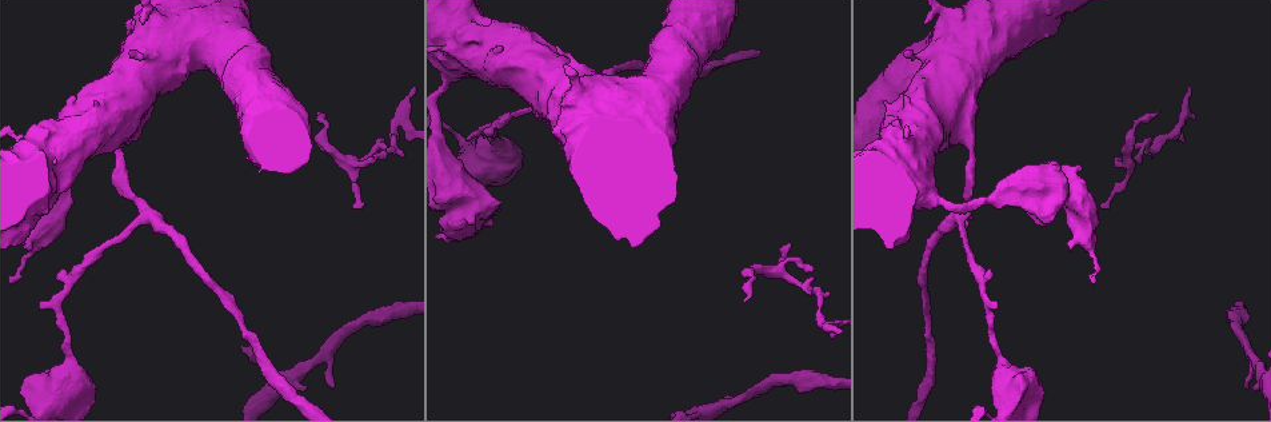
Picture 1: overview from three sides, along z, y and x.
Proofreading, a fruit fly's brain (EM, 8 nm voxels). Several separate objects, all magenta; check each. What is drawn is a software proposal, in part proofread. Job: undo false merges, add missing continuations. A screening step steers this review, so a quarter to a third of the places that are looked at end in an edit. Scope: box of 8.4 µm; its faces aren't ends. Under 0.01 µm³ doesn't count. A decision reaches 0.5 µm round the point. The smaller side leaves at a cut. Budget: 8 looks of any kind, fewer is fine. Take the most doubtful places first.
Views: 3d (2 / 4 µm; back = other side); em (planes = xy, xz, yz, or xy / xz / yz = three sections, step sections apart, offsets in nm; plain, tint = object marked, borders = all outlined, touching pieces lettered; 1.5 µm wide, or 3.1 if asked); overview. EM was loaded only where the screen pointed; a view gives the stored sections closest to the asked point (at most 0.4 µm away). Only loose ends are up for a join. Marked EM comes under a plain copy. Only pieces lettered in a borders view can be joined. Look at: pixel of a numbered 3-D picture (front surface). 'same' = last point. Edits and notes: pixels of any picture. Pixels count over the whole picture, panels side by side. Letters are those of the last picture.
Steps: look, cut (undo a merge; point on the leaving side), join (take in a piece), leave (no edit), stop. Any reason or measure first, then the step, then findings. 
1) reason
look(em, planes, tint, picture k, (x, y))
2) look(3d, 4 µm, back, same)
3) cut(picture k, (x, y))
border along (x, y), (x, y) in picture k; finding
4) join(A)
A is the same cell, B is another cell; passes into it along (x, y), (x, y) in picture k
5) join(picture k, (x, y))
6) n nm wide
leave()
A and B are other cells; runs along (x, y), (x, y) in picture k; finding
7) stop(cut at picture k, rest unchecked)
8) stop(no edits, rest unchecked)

an open end
look(3d, 4 µm, picture 1, (318, 113))

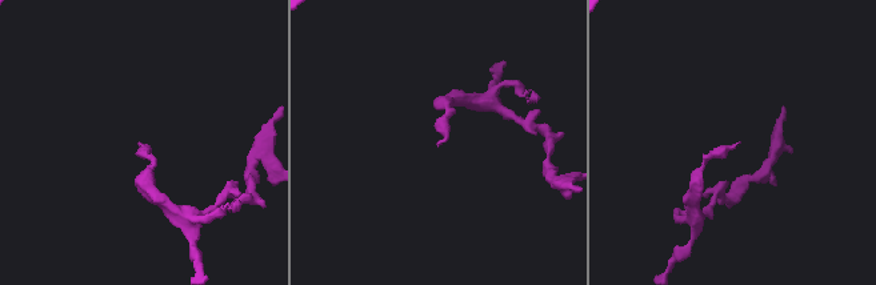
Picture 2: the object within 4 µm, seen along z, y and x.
look(em, planes, borders, picture 2, (437, 142))

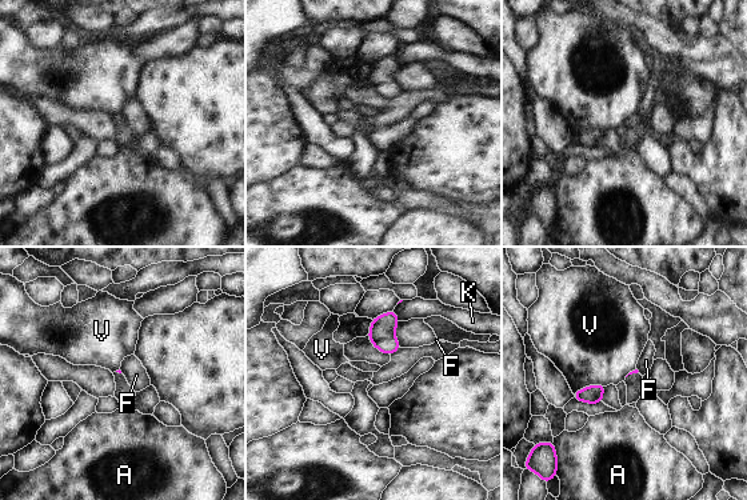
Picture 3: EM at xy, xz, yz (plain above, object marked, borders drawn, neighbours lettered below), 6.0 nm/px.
leave()
A, F, K and V are other cells; border along (606, 384), (588, 384), (572, 394) in picture 3; none of them fits

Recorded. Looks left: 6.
branch stops here
look(em, planes, borders, picture 1, (1243, 385))

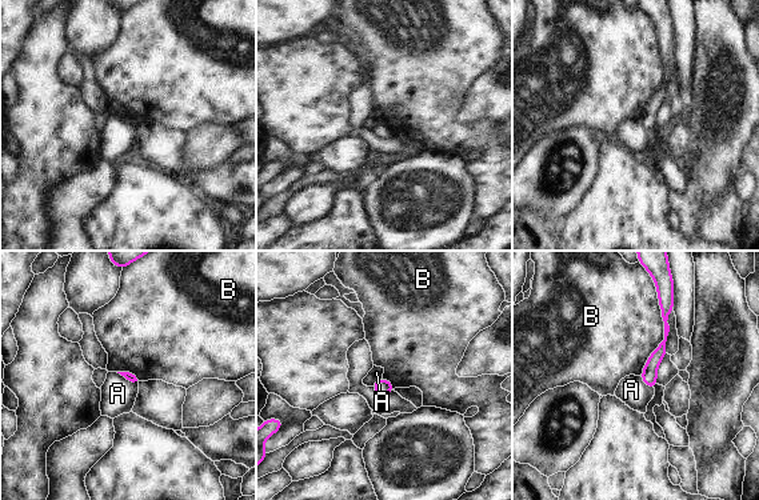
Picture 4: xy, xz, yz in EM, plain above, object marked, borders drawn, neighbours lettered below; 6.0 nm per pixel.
B touches over 550 nm
leave()
A and B are other cells; runs along (668, 303), (666, 339), (648, 383) in picture 4; none of them fits

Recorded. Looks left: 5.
free end
look(3d, 4 µm, picture 1, (20, 393))

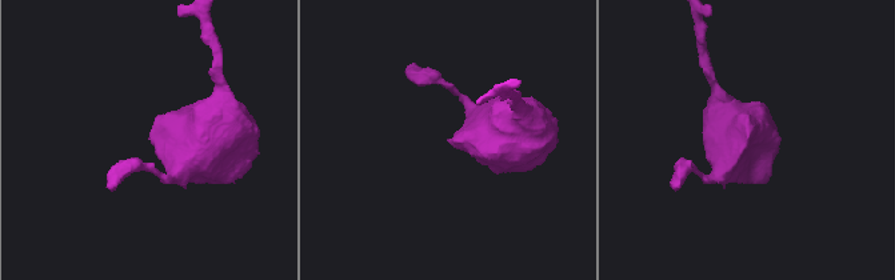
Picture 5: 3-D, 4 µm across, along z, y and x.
shape alone is not enough
look(em, 3.1 µm, yz, step 16, borders, picture 5, (151, 138))

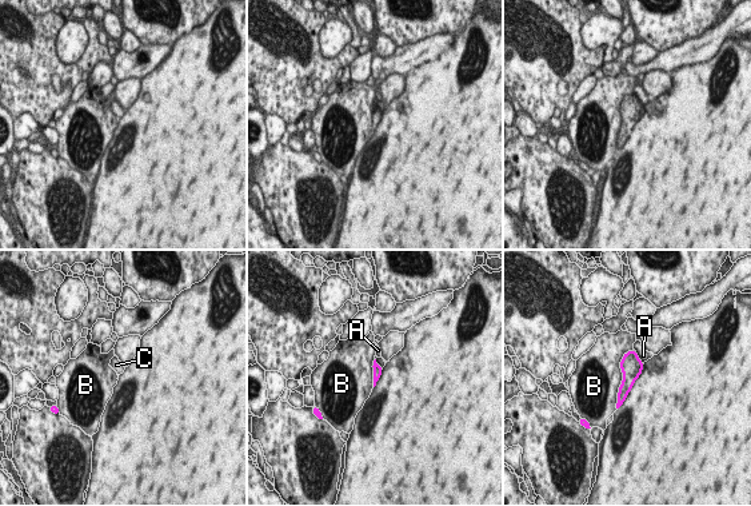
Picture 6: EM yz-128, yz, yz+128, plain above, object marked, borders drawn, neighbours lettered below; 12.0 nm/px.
leave()
A, B and C are other cells; border along (632, 349), (620, 362), (616, 409) in picture 6; no lettered piece goes on from it

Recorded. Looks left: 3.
stop(no edits, rest unchecked)

